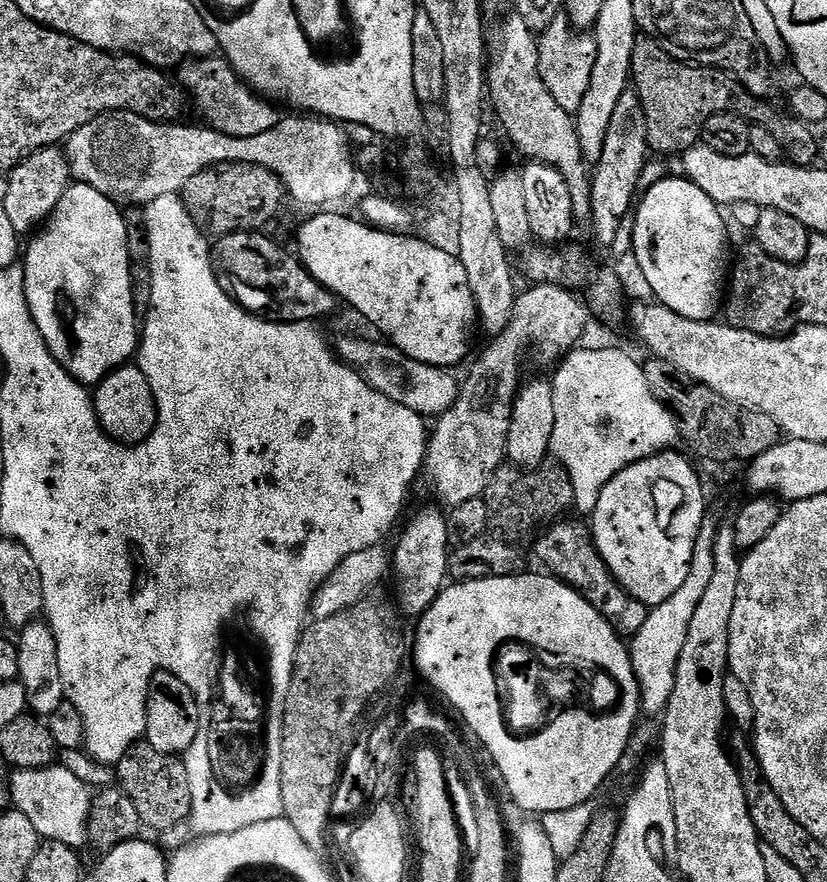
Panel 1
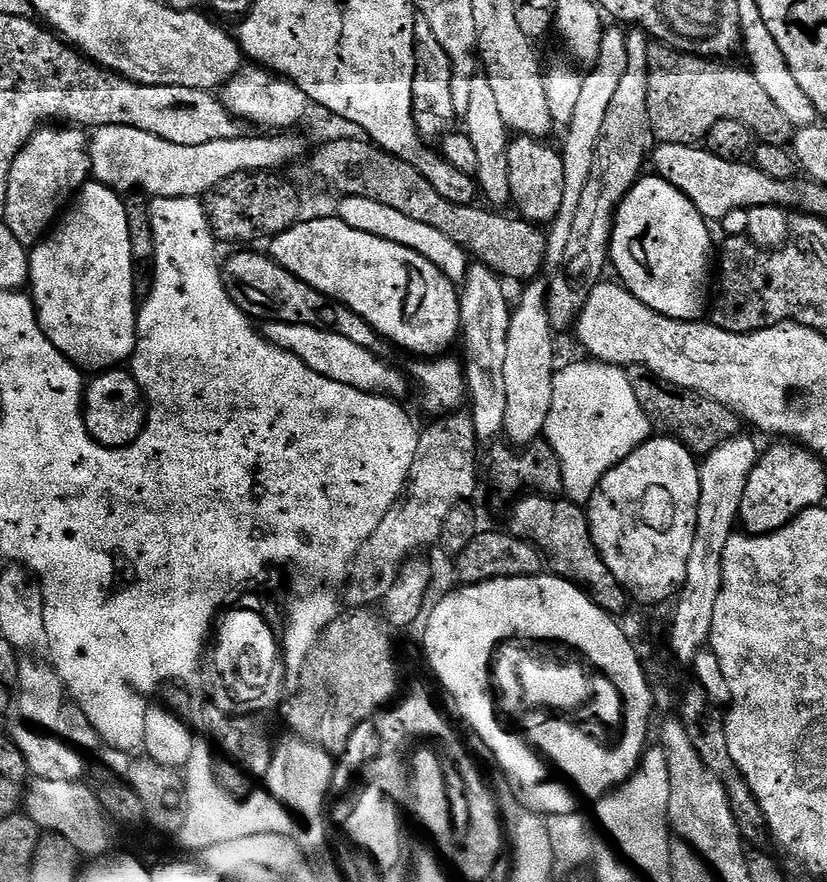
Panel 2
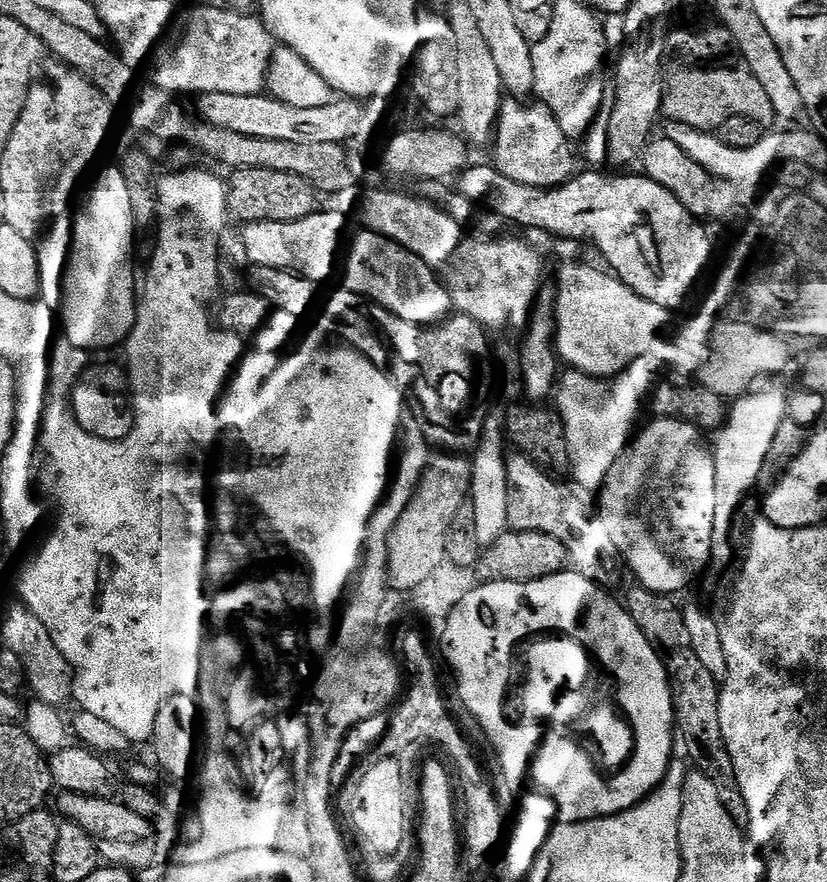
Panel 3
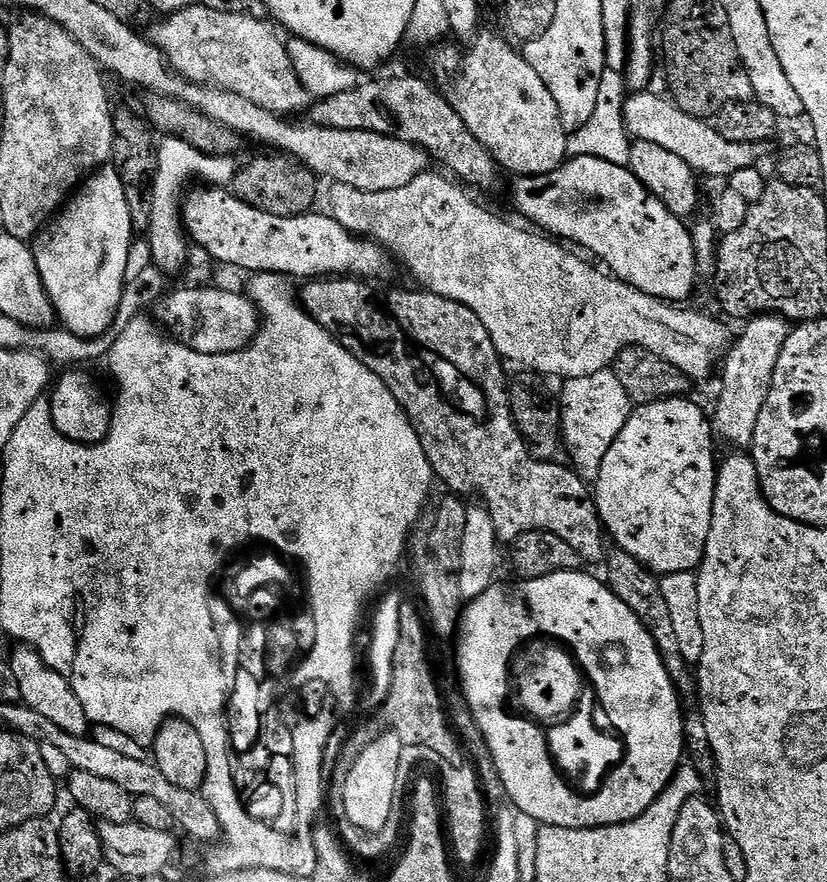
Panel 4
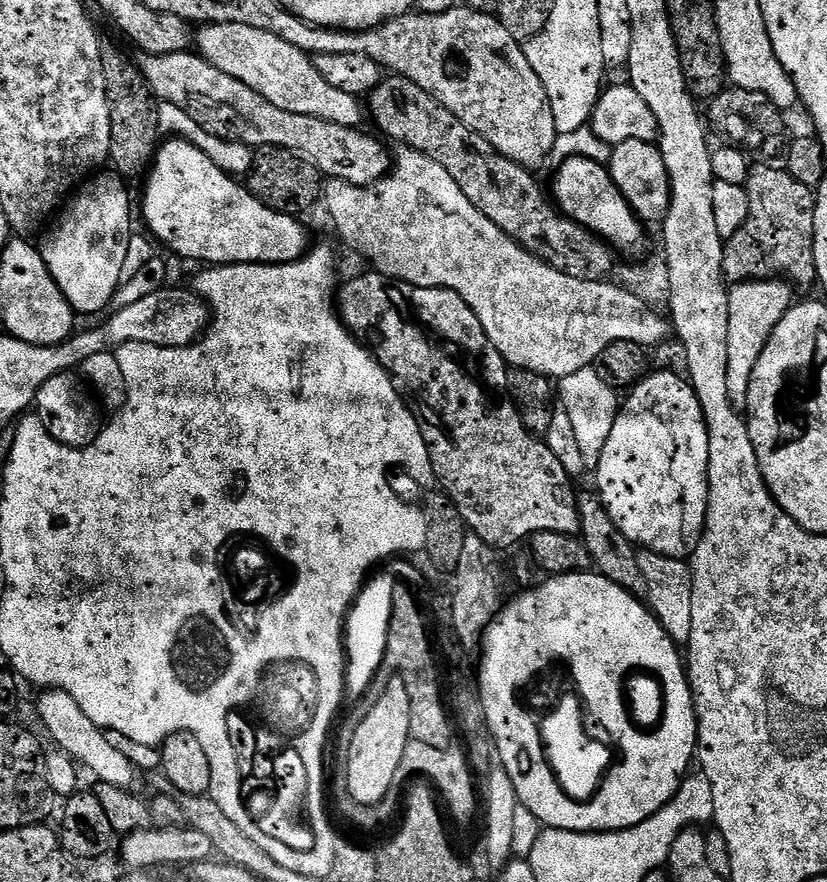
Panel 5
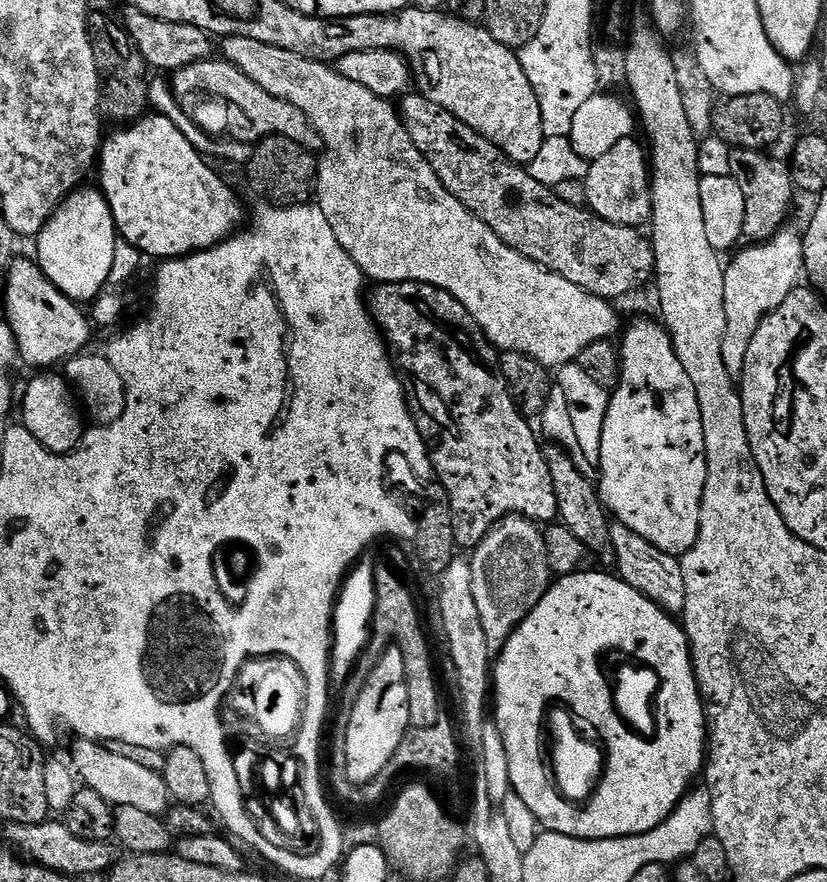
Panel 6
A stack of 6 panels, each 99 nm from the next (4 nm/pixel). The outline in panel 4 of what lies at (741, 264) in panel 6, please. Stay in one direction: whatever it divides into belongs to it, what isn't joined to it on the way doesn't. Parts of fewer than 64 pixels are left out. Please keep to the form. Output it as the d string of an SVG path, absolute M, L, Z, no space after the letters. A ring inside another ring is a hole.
M757 314L745 324L748 325L741 330L737 340L735 337L723 357L724 377L720 380L720 397L716 400L716 420L714 416L715 435L737 444L740 450L751 445L754 426L758 424L758 414L772 380L772 371L790 331L789 321L775 314Z

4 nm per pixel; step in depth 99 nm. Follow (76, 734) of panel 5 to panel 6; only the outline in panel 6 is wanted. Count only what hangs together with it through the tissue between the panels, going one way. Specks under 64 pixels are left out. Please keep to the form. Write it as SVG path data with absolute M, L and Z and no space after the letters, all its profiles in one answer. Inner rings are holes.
M77 739L75 743L70 763L77 777L82 781L83 787L102 794L102 798L106 798L106 802L116 808L134 806L146 814L159 817L167 813L170 807L170 797L161 773L146 770L146 766L130 758L122 758L119 754L114 754L114 750L110 750L103 743L95 740Z

